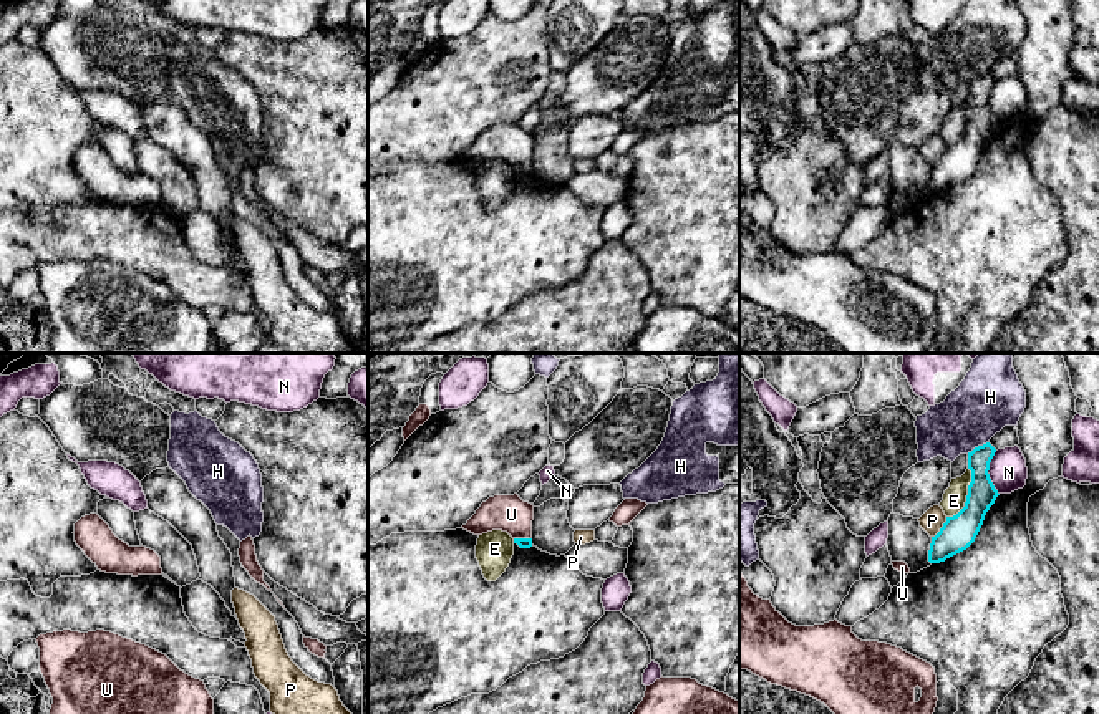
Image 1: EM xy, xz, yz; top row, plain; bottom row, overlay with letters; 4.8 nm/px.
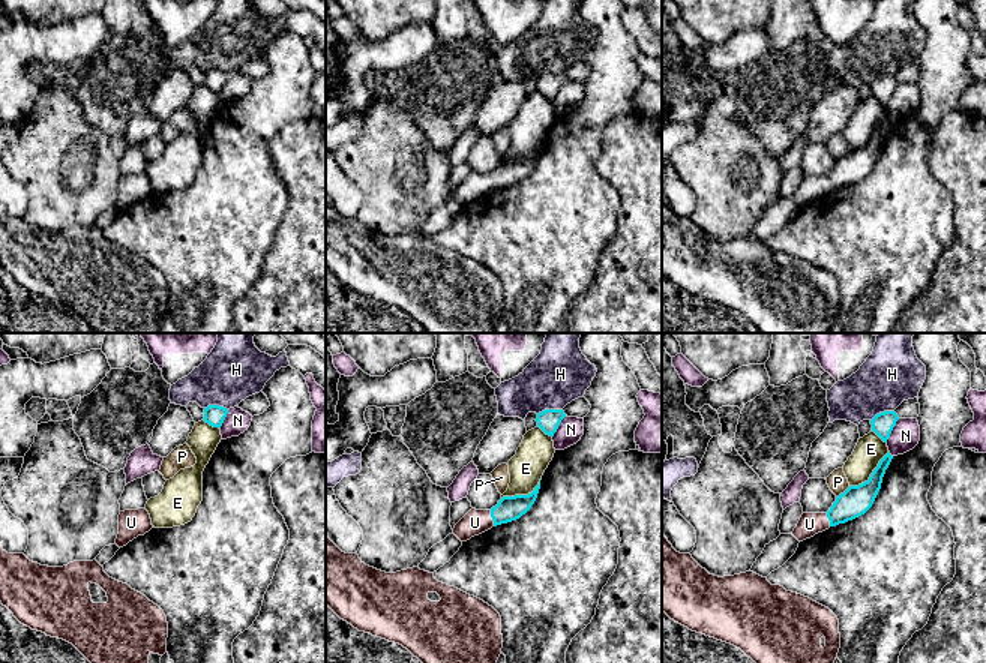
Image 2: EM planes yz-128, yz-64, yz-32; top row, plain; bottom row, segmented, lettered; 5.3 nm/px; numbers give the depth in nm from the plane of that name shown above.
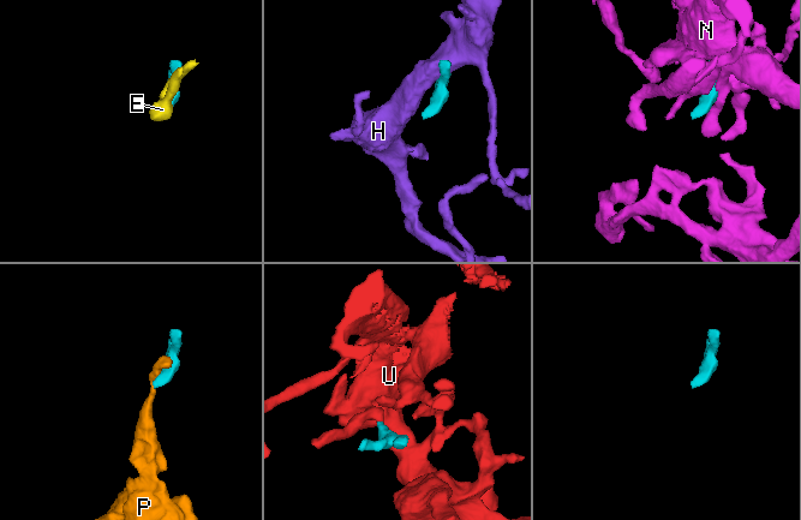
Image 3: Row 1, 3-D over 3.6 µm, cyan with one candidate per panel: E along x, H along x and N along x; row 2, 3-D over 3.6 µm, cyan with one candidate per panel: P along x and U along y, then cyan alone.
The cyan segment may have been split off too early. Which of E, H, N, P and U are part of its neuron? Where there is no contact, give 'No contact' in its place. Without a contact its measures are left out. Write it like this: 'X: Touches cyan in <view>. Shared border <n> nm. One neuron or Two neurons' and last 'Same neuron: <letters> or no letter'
E: Touches cyan in yz. Shared border 260 nm. Two neurons
H: Touches cyan in yz. Shared border 130 nm. Two neurons
N: Touches cyan in yz. Shared border 220 nm. Two neurons
P: Touches cyan in yz. Shared border 130 nm. Two neurons
U: Touches cyan in xz. Shared border 90 nm. One neuron
Same neuron: U

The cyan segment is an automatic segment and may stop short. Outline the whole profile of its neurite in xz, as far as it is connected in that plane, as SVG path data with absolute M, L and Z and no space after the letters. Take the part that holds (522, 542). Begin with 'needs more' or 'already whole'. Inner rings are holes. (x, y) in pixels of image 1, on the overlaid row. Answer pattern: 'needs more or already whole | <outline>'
needs more | M517 494L489 497L461 528L482 535L492 530L507 532L520 548L532 547L534 505Z

